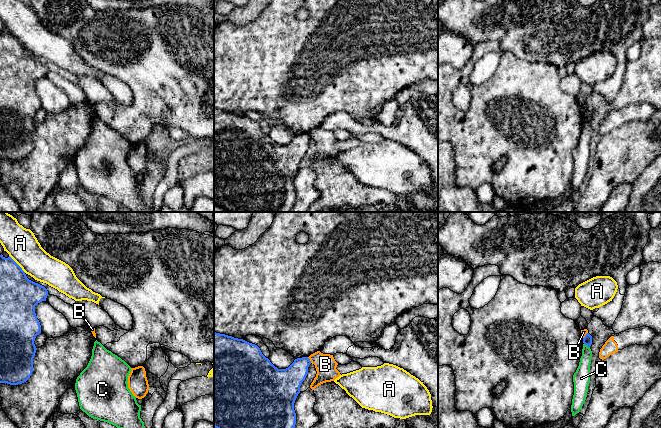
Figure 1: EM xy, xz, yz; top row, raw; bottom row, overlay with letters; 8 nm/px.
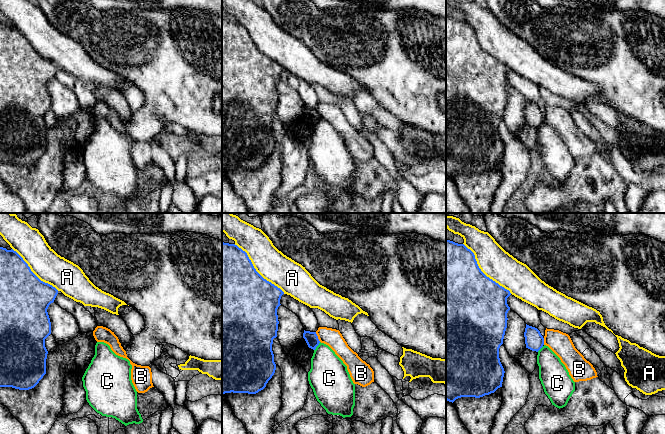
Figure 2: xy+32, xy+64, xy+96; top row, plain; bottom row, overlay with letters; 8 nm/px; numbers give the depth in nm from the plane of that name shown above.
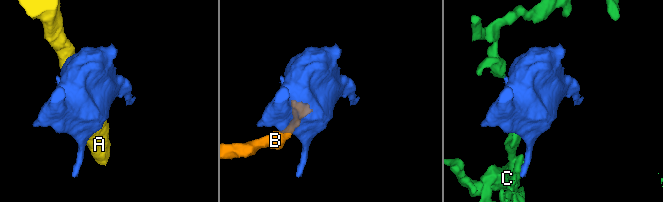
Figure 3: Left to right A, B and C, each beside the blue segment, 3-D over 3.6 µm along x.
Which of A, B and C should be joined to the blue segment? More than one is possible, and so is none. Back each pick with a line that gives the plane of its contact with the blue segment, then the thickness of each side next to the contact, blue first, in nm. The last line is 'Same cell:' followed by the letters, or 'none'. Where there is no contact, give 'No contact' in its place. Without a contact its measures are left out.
Same cell: none

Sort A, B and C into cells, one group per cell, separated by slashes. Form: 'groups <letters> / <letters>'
groups A / B / C

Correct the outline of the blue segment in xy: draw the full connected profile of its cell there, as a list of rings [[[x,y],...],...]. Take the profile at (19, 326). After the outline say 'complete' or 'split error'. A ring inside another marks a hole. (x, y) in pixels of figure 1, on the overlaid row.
[[[0,255],[0,383],[18,385],[26,382],[33,371],[35,338],[41,325],[35,306],[46,301],[47,289],[29,280],[22,268],[9,256]]]; complete

